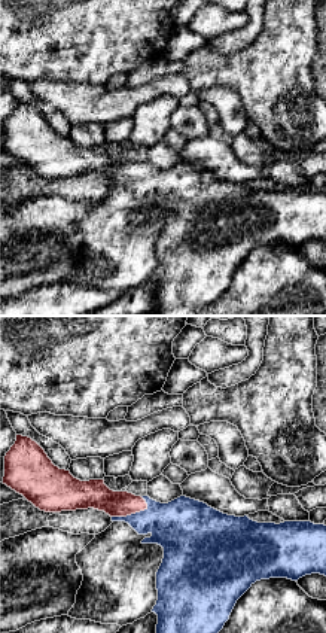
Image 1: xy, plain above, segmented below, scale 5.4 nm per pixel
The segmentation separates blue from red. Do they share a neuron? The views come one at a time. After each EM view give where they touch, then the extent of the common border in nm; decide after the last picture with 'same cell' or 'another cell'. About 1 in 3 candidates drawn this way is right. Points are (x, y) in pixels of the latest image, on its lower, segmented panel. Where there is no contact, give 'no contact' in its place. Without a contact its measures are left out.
meets blue at (131, 514); contact 220 nm long

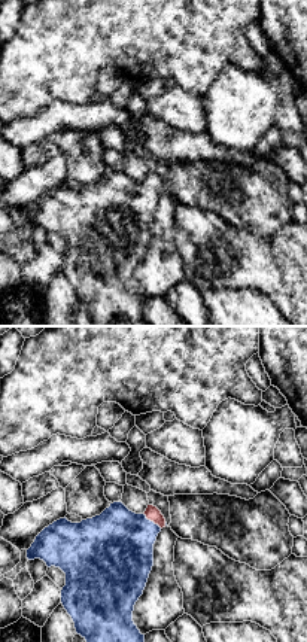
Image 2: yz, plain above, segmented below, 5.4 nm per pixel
meets blue at (152, 522); contact 130 nm long

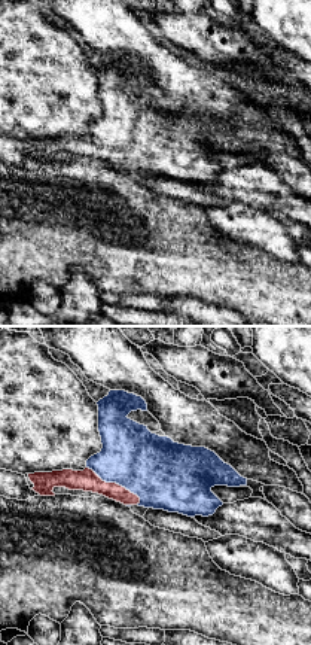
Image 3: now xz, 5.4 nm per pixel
meets blue at (115, 481); contact 360 nm long

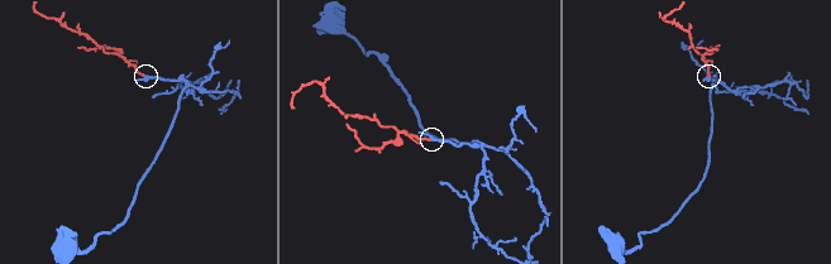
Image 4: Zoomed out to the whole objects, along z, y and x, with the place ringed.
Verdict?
same cell

